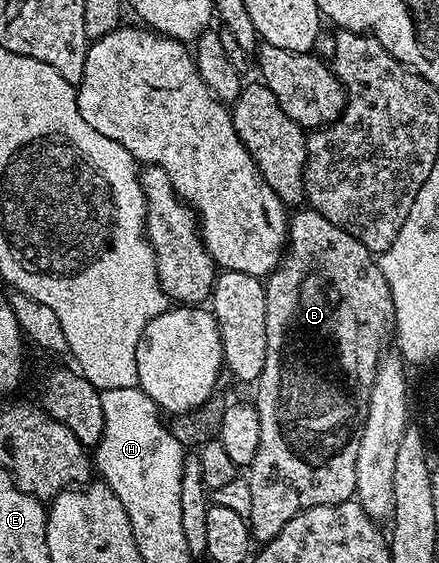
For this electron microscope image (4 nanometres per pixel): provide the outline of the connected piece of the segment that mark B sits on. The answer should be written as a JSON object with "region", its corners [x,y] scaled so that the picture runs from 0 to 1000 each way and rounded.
{"region":[[[708,366],[686,368],[663,378],[656,393],[656,430],[647,437],[647,451],[638,469],[613,483],[601,497],[601,520],[606,522],[606,650],[597,650],[597,664],[579,677],[583,705],[579,716],[588,728],[588,750],[597,750],[597,778],[588,785],[588,806],[579,806],[579,821],[563,833],[560,851],[569,863],[569,913],[560,918],[576,961],[608,963],[622,959],[683,909],[695,909],[715,899],[745,895],[777,895],[804,886],[811,877],[811,822],[815,821],[815,785],[825,778],[825,764],[834,750],[834,735],[843,721],[843,693],[852,686],[856,652],[870,627],[877,623],[875,609],[886,609],[897,590],[897,536],[888,508],[870,487],[859,456],[815,423],[788,416],[761,394],[733,387]]]}

